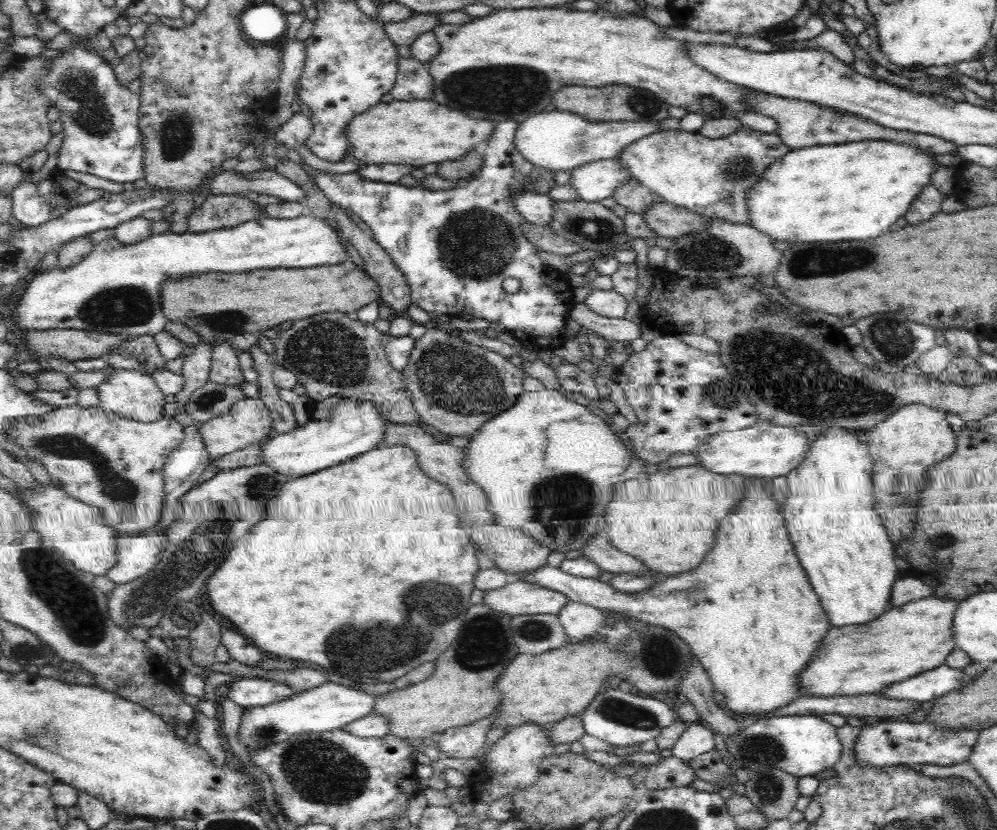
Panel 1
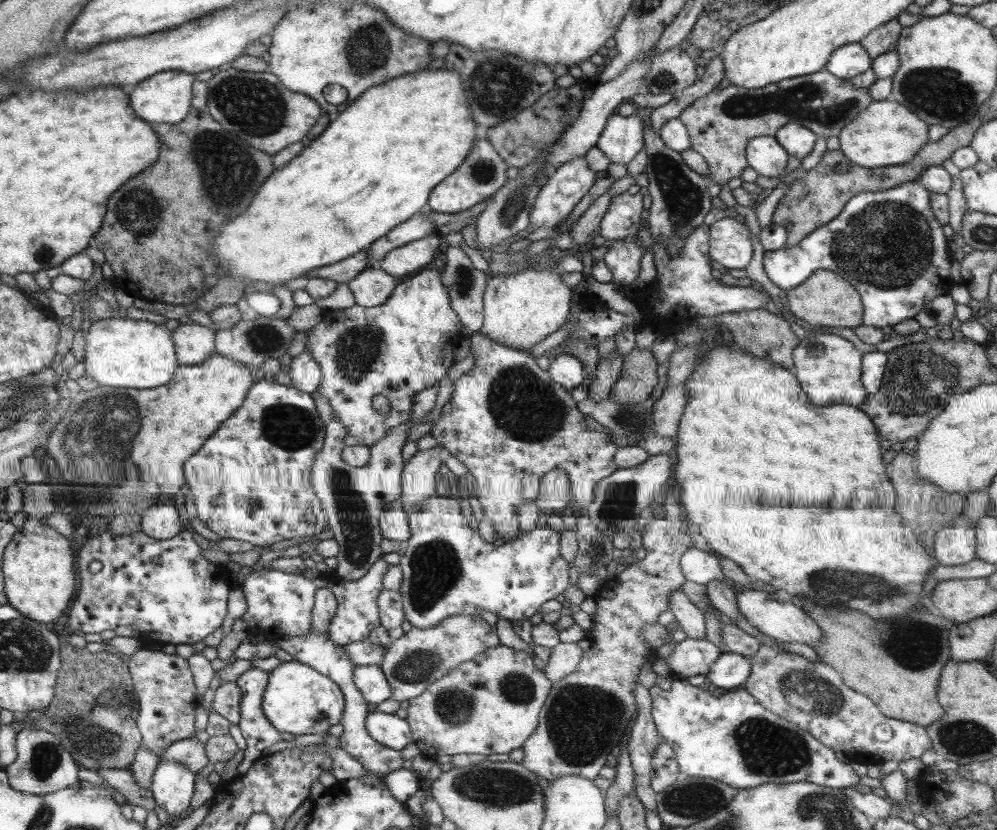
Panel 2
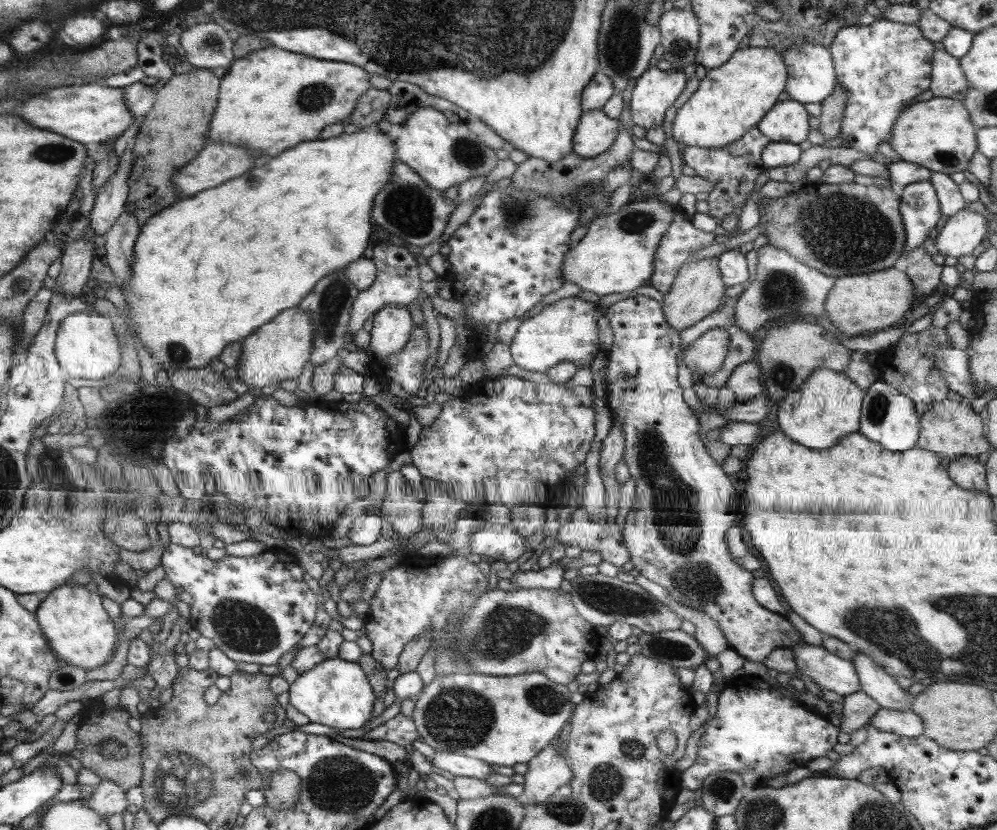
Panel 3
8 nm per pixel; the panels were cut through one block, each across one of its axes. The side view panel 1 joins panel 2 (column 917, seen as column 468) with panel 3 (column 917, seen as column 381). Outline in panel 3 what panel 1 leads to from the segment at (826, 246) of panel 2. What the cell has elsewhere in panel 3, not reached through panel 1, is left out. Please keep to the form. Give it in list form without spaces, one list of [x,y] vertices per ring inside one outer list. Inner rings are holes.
[[[929,181],[913,182],[899,189],[902,197],[902,223],[905,225],[906,244],[903,252],[913,249],[933,230],[939,214],[939,202],[934,186]]]

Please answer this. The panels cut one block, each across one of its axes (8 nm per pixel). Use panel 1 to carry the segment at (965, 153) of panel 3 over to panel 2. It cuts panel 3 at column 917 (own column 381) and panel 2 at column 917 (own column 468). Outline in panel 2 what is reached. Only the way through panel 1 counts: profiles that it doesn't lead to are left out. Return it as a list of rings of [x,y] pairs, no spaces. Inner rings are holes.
[[[891,99],[871,101],[864,111],[855,115],[841,130],[836,136],[839,139],[839,152],[851,163],[867,169],[905,164],[914,159],[919,148],[929,140],[929,125],[926,121],[919,120],[914,112]]]

